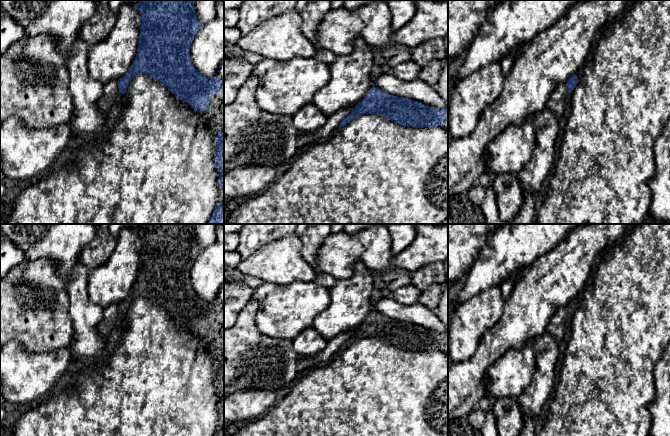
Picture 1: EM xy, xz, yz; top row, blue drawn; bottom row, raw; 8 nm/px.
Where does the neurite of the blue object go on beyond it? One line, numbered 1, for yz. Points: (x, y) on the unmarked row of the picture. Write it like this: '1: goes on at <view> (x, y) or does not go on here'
1: does not go on here

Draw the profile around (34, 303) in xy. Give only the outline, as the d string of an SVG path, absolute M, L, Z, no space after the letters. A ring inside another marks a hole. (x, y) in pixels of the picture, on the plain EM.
M47 259L24 260L0 280L0 349L10 341L17 341L34 353L51 352L68 347L73 335L69 308L67 285L57 276L53 263Z

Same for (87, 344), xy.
M78 262L67 284L69 314L73 324L73 335L68 349L75 360L96 364L109 353L105 352L104 336L98 330L103 319L103 308L93 303L88 295L89 273L90 270Z

